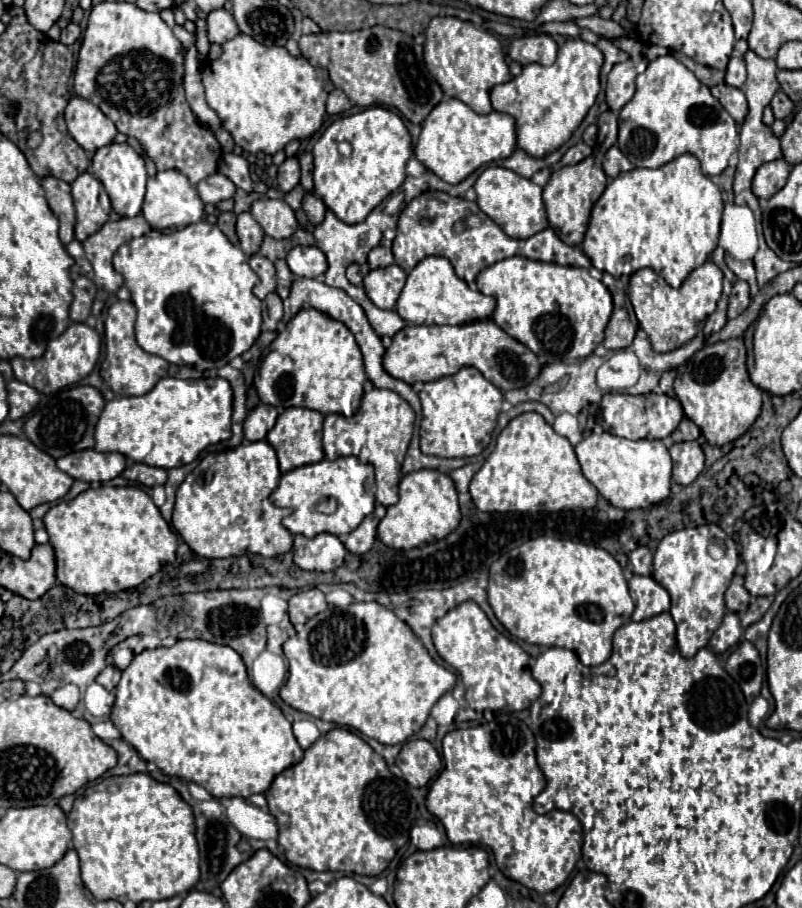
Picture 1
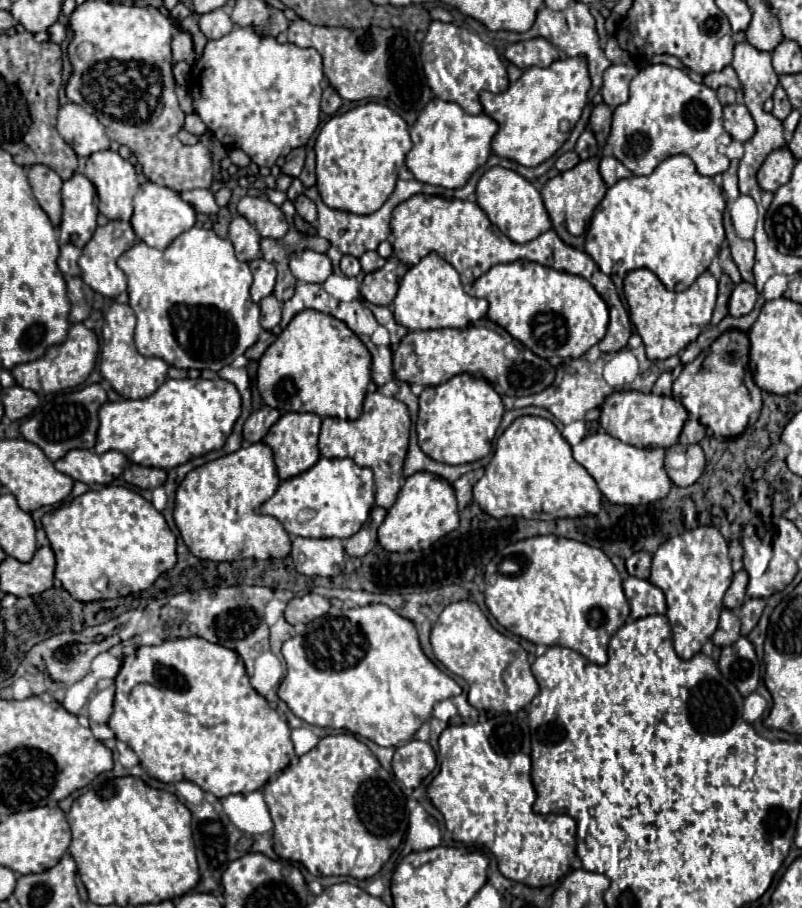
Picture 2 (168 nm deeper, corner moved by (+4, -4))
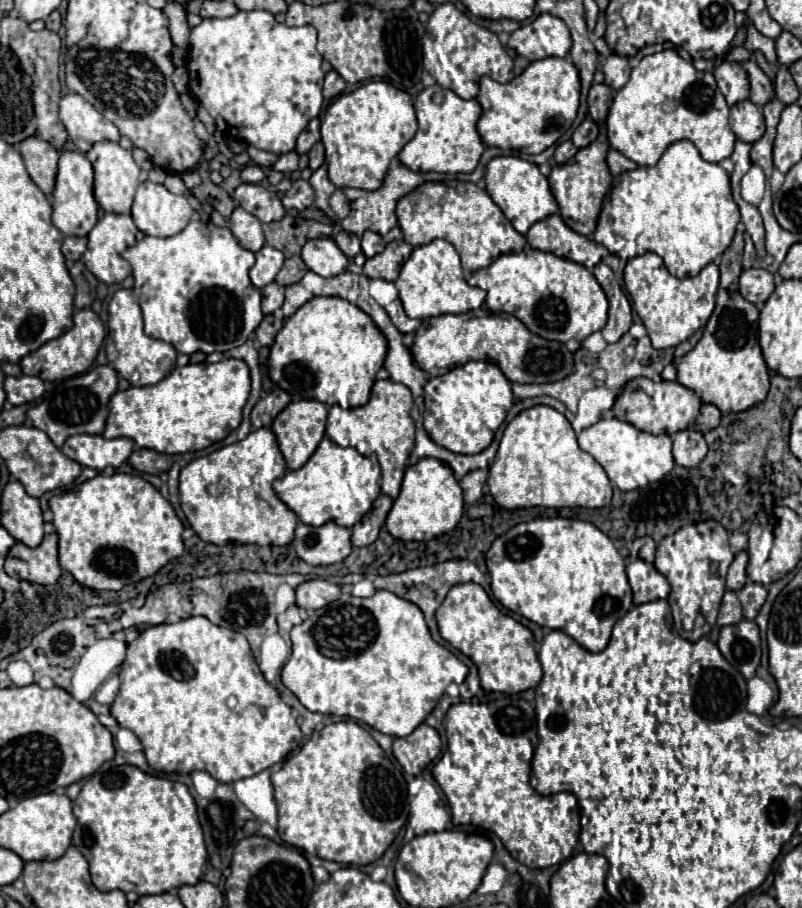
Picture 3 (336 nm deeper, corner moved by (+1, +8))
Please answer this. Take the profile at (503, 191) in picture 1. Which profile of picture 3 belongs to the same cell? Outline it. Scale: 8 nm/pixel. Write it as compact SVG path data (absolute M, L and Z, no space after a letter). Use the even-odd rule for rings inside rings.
M494 157L486 165L486 191L492 201L502 209L502 213L510 219L516 231L526 233L536 221L558 213L558 203L550 191L548 179L540 173L536 163L524 161L520 157Z

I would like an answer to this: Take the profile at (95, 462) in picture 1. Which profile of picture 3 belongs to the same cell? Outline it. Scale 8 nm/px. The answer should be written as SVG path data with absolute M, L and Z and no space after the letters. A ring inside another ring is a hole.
M74 435L62 445L62 453L84 467L102 471L104 467L120 467L128 461L134 449L134 441L126 437L104 439L102 435Z

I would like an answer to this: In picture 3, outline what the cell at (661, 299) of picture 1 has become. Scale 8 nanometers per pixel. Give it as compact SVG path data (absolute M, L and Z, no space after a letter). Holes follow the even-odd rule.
M644 253L632 257L626 263L624 285L627 293L632 297L634 311L648 329L652 347L668 349L690 339L694 331L706 325L708 317L714 311L714 301L718 291L718 267L710 263L696 277L678 279L668 273L664 261L656 253Z

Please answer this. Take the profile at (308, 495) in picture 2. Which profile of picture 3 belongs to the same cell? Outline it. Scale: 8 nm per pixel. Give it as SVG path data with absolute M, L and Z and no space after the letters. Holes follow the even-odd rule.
M328 437L322 439L314 455L296 471L288 471L274 483L276 495L300 517L302 523L320 527L334 519L342 527L356 525L380 495L380 465L376 455L364 457L352 447L340 447Z

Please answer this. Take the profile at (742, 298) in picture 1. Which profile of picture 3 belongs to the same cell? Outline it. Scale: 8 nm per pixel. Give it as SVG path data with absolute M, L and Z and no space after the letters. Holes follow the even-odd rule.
M750 267L740 275L740 295L758 307L762 307L764 301L772 295L774 287L774 275L766 269Z

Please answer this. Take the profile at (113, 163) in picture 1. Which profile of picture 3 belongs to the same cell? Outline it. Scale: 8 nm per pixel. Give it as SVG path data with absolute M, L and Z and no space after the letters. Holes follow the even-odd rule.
M102 141L102 143L96 143L88 153L86 157L90 159L92 167L94 167L94 197L96 197L96 203L106 211L106 213L116 213L116 215L122 215L122 213L130 213L130 207L132 207L132 199L134 199L134 193L136 193L136 187L138 187L138 175L140 175L140 167L134 163L132 155L122 149L118 143L110 143L110 141Z

